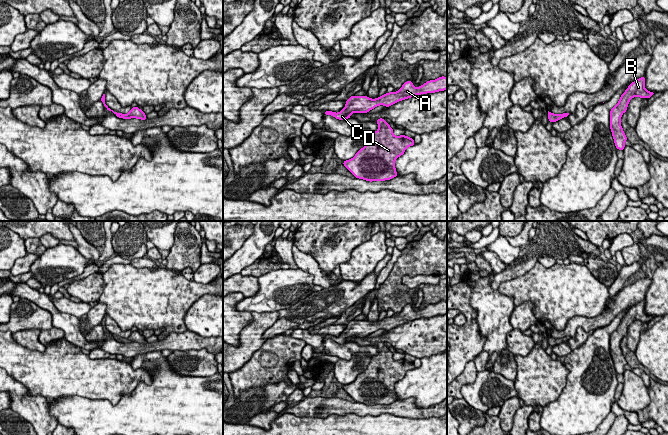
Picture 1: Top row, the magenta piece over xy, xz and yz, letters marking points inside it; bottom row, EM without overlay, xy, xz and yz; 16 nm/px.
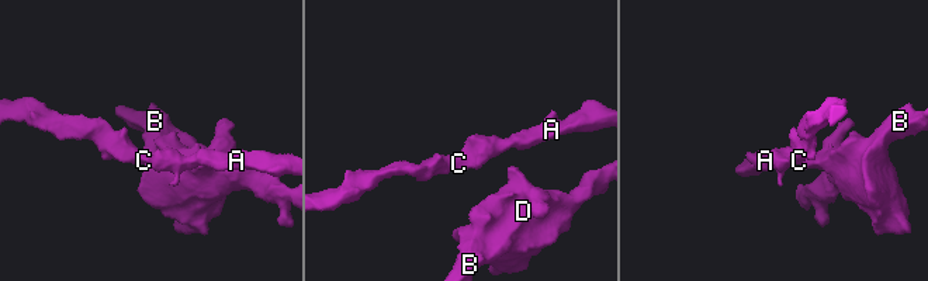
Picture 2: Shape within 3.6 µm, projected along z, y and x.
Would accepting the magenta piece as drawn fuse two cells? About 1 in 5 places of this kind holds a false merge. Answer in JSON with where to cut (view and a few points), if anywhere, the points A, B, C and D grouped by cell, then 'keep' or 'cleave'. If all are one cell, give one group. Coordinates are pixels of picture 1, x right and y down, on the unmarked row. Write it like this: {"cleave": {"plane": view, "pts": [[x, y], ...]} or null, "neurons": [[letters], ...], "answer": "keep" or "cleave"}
{"cleave": null, "neurons": [["A", "B", "C", "D"]], "answer": "keep"}

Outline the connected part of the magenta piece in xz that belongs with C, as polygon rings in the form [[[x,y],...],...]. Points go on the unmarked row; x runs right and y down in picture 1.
[[[439,301],[436,304],[427,305],[420,311],[414,311],[412,305],[406,305],[397,316],[389,316],[379,322],[371,323],[367,320],[351,320],[345,331],[339,336],[325,335],[324,339],[332,339],[336,343],[349,343],[352,337],[367,337],[373,332],[384,329],[389,331],[401,324],[408,323],[415,319],[434,317],[447,314],[447,301]]]

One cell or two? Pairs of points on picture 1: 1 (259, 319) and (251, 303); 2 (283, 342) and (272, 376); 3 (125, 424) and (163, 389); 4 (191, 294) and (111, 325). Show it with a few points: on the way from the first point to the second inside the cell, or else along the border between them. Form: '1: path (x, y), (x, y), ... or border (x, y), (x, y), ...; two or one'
1: border (276, 311), (251, 313); two
2: path (283, 350), (283, 365), (280, 368); one
3: path (134, 416), (154, 398); one
4: border (106, 313), (122, 330), (130, 330); two

